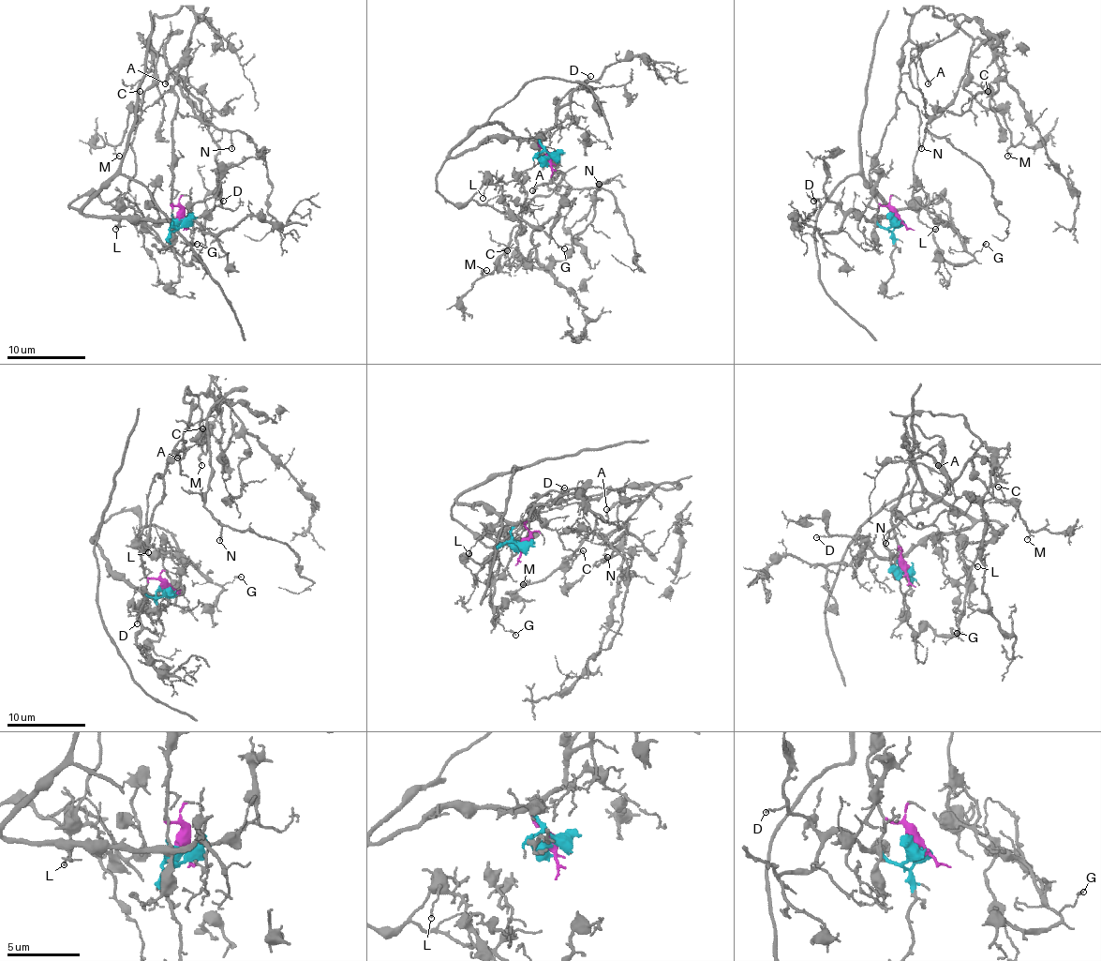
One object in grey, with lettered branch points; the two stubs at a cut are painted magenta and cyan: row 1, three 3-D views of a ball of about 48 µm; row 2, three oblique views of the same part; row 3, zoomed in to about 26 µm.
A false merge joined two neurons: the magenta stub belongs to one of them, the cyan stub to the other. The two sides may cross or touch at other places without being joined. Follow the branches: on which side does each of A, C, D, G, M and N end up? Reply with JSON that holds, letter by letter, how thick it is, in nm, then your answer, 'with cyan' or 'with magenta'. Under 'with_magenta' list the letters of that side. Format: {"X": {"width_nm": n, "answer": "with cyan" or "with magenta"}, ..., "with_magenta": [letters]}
{"A": {"width_nm": 240, "answer": "with magenta"}, "C": {"width_nm": 80, "answer": "with magenta"}, "D": {"width_nm": 110, "answer": "with cyan"}, "G": {"width_nm": 160, "answer": "with cyan"}, "M": {"width_nm": 120, "answer": "with magenta"}, "N": {"width_nm": 130, "answer": "with magenta"}, "with_magenta": ["A", "C", "M", "N"]}

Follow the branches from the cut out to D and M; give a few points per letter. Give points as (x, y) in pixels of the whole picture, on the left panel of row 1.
D: (180, 219), (178, 227), (172, 223), (205, 198), (223, 200)
M: (180, 219), (172, 202), (174, 80), (196, 17), (184, 5), (155, 15), (155, 82), (127, 117), (119, 157)

